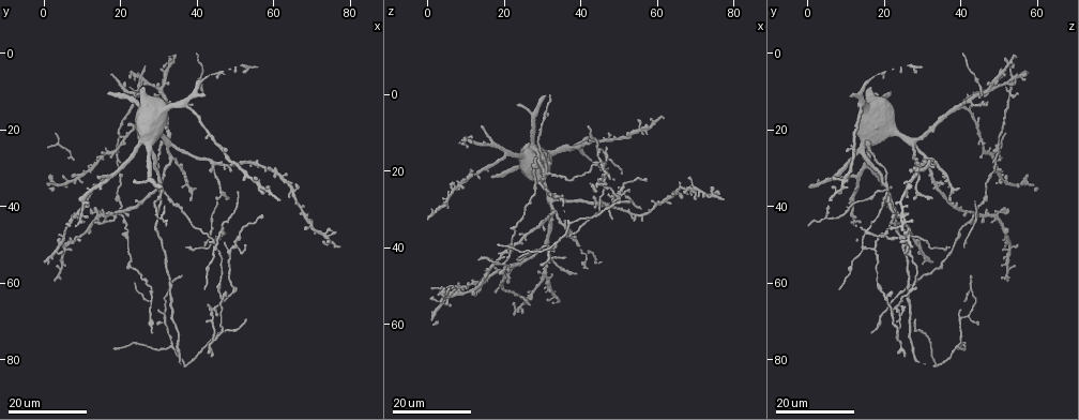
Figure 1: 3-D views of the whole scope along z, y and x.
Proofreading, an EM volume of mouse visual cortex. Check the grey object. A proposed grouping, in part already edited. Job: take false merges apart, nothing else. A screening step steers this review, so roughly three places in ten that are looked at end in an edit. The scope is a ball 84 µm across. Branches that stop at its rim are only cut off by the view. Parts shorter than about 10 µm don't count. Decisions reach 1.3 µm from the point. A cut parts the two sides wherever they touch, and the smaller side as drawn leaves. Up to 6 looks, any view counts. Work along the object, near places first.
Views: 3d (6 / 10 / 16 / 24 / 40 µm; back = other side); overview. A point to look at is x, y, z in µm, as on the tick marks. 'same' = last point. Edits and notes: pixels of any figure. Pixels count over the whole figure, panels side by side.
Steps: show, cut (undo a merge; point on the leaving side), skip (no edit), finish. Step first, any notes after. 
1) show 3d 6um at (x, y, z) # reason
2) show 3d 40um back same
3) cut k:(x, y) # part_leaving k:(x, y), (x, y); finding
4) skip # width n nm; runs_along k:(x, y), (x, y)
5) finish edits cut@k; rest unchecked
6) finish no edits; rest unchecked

show 3d 24um at (38.5, 13.5, 47.0) # calibre changes

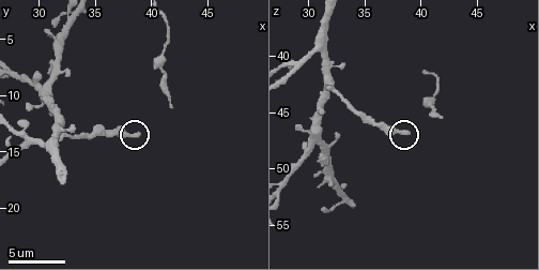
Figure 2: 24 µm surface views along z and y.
show 3d 10um at (38.6, 13.6, 46.6)

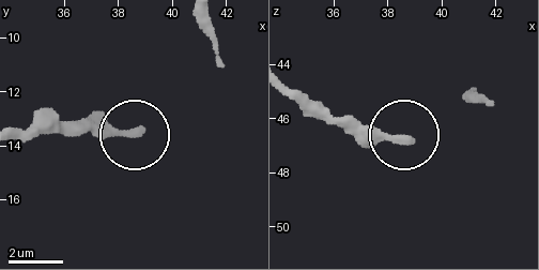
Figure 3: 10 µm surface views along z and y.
skip # runs_along 3:(18, 135), (102, 130), (134, 137); one cell here

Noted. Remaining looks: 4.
show 3d 10um at (30.8, 9.2, 47.8) # thin arm on a thick one

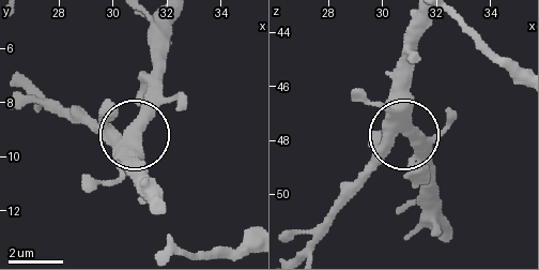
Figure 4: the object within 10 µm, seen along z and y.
show 3d 10um back at (30.8, 9.0, 47.7) # other side

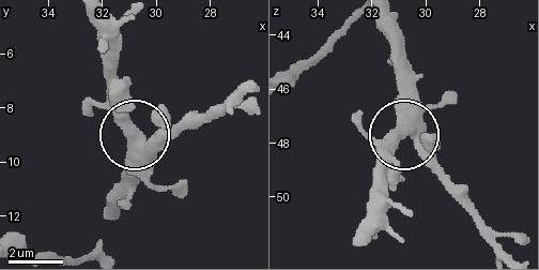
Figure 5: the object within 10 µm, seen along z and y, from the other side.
skip # arms 3; continuous, no second cell

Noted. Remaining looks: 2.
show 3d 16um at (8.5, 32.0, 50.5)

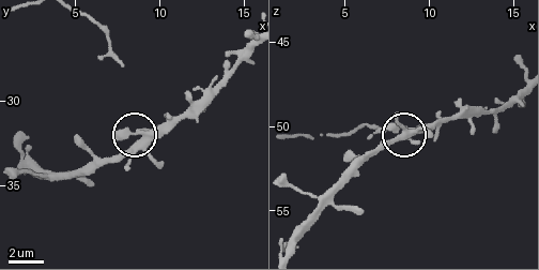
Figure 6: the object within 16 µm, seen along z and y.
show 3d 10um at (8.7, 32.7, 50.6)

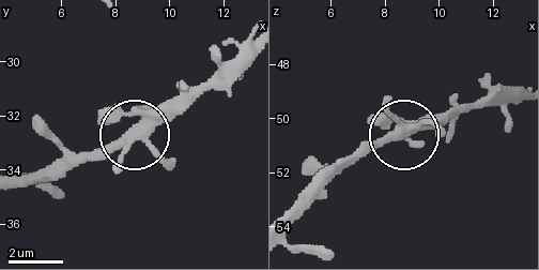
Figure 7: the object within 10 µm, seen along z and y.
skip # runs_along 7:(251, 36), (211, 77), (135, 131), (79, 153), (61, 149); all the same cell

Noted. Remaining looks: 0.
finish no edits; rest unchecked

